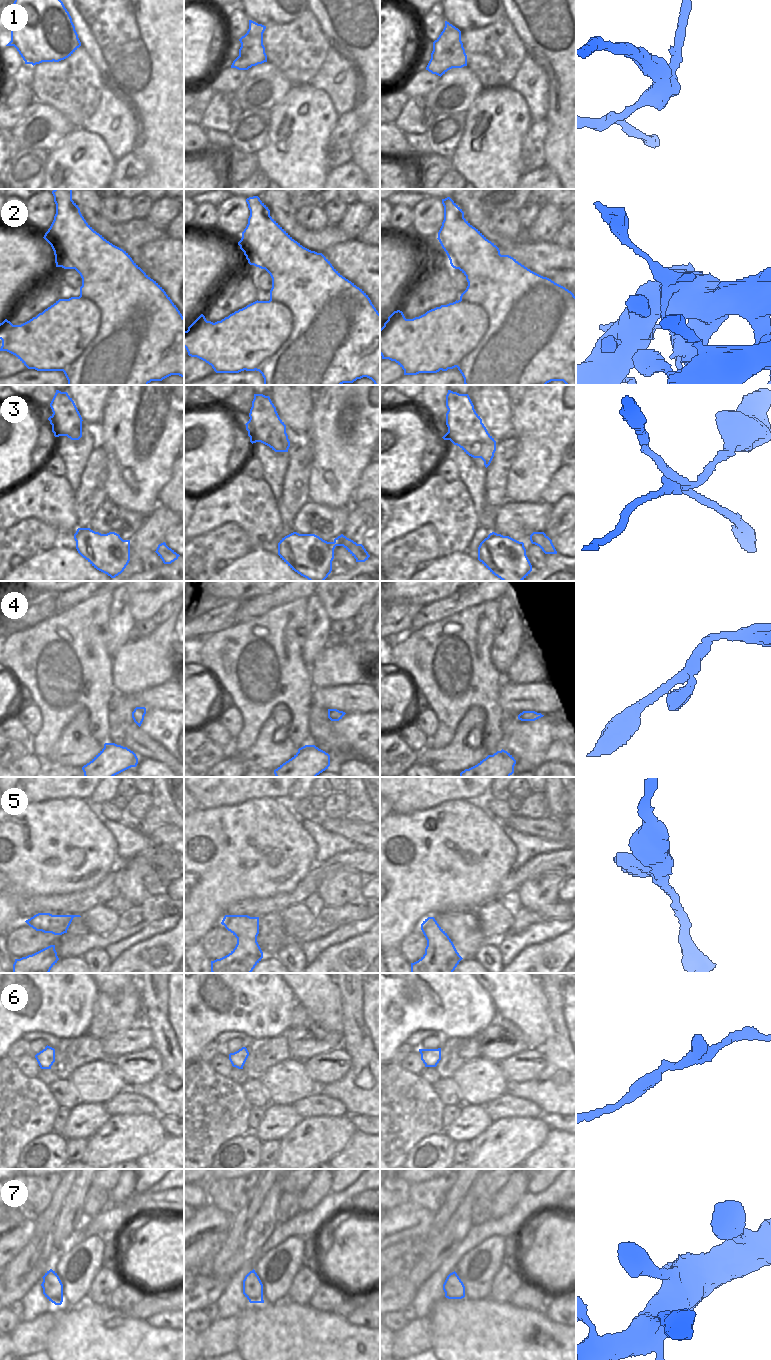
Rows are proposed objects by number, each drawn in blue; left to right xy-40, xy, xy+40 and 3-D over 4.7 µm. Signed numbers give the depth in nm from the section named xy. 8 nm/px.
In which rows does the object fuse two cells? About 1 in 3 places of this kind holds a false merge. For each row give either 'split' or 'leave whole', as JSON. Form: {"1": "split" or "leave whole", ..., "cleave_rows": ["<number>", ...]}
{"1": "split", "2": "split", "3": "split", "4": "leave whole", "5": "leave whole", "6": "leave whole", "7": "leave whole", "cleave_rows": ["1", "2", "3"]}

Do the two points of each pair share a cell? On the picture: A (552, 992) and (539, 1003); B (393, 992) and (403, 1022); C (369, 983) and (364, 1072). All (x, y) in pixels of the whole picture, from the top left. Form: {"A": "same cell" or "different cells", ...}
{"A": "different cells", "B": "same cell", "C": "different cells"}

